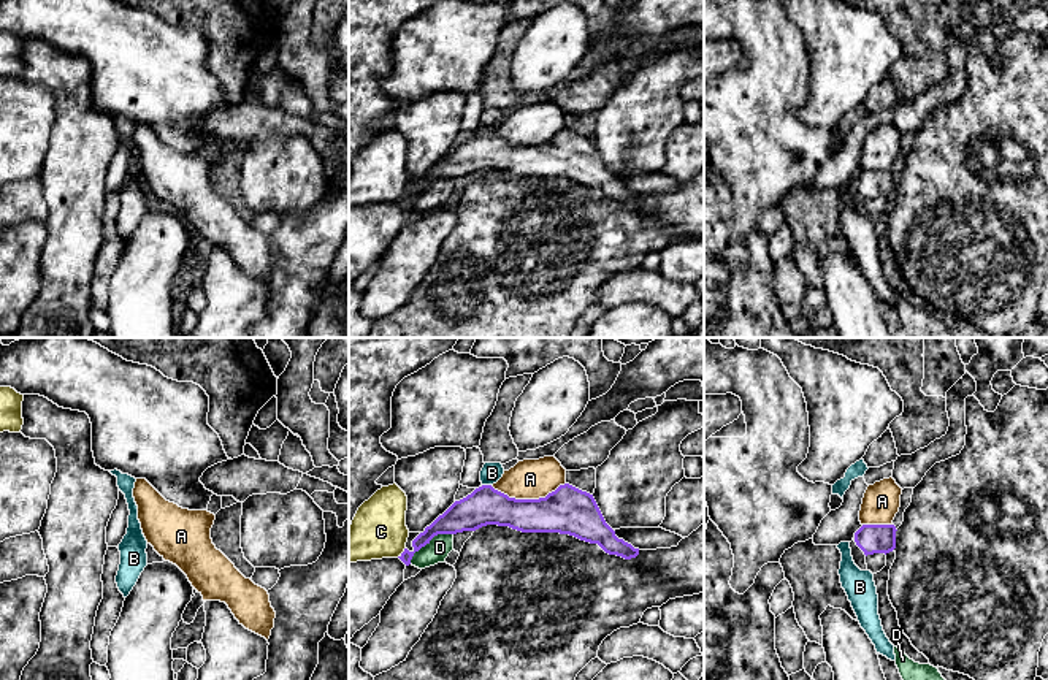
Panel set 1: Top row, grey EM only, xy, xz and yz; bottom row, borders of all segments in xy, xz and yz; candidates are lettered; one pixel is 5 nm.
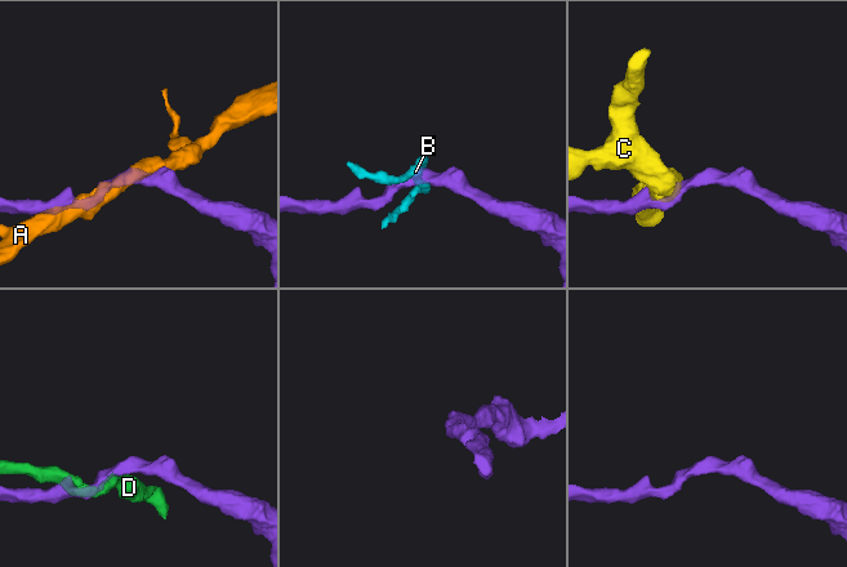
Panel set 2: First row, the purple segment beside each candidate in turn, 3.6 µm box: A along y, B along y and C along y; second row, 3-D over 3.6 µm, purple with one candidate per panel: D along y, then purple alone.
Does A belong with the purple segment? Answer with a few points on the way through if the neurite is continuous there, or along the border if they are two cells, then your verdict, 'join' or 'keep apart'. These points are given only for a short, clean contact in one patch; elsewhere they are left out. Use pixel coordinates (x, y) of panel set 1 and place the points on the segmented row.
keep apart

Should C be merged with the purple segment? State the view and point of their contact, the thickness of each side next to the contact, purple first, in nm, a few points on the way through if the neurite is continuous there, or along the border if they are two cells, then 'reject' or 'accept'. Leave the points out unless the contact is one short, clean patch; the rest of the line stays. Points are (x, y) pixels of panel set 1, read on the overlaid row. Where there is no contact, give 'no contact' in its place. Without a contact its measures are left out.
contact xz (403, 552); calibres 100 and 280 nm; reject

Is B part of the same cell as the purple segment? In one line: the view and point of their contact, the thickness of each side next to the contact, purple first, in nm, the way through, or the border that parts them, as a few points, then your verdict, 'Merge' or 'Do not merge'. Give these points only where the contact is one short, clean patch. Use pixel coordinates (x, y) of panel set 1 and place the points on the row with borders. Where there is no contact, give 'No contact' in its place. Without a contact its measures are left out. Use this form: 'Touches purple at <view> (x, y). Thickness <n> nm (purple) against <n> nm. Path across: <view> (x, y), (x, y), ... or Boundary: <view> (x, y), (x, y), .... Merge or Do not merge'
Touches purple at xz (487, 485). Thickness 190 nm (purple) against 100 nm. Do not merge

